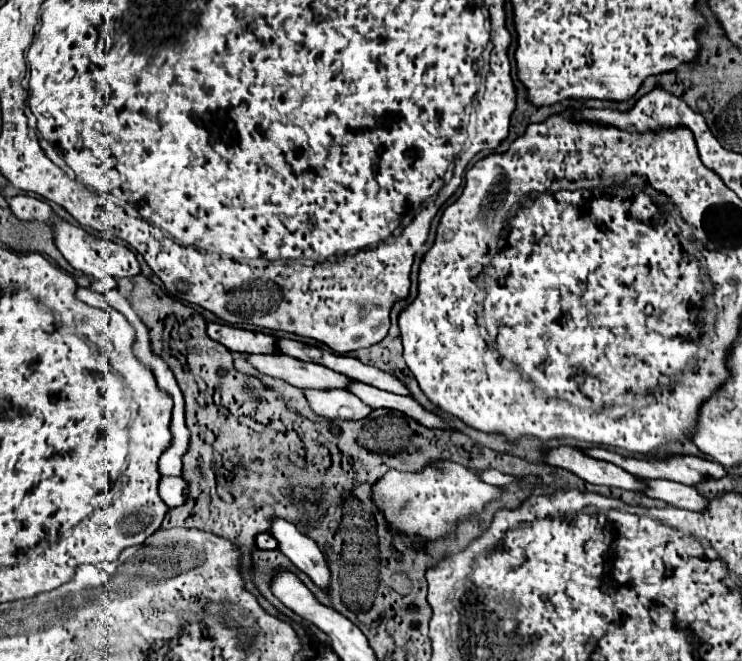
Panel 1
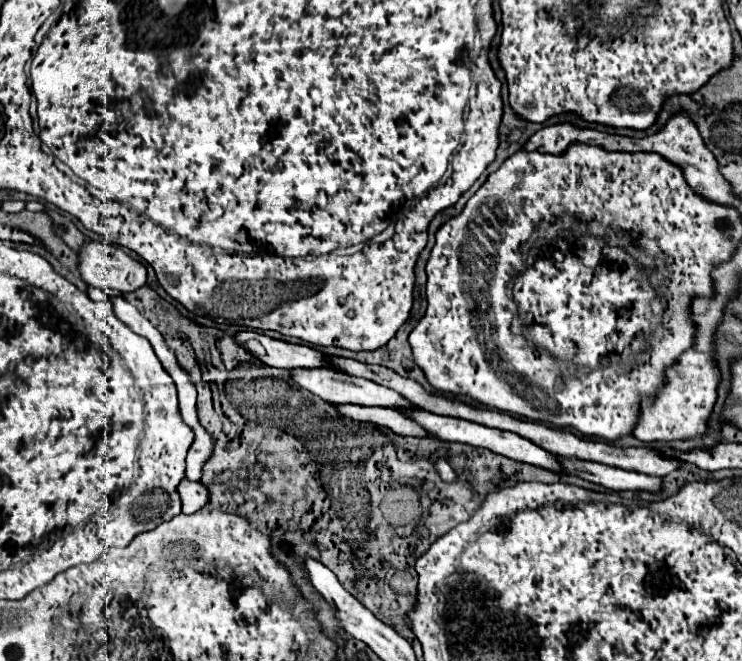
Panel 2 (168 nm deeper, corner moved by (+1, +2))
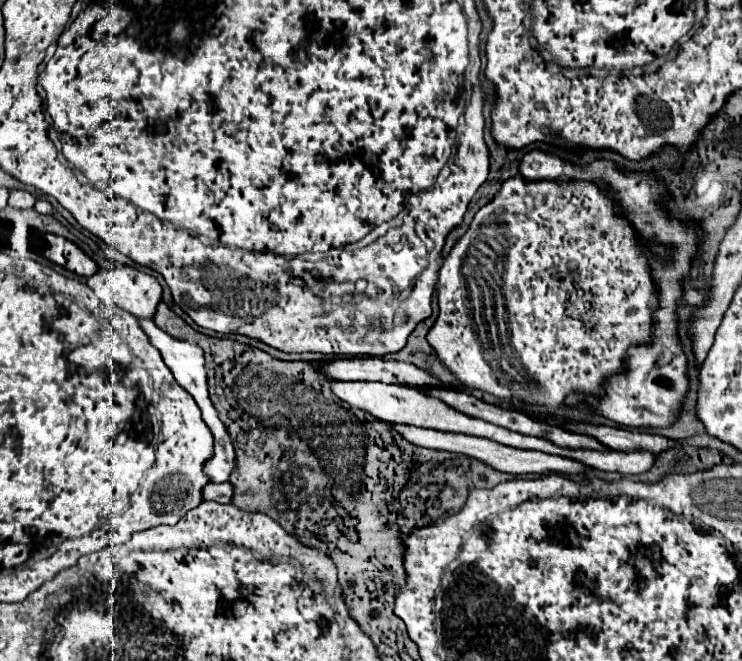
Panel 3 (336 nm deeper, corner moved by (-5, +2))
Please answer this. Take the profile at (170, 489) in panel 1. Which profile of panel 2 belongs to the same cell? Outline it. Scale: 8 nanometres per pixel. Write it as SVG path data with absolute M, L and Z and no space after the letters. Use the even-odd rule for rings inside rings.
M182 479L178 485L180 501L182 501L182 513L196 513L206 503L206 487L198 481Z

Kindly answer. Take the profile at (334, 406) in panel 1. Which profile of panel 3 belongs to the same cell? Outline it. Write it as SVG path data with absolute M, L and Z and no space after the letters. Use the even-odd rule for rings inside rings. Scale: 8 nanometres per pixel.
M392 425L406 441L418 445L418 447L428 447L428 449L440 449L440 451L452 451L452 453L462 453L468 457L474 457L496 471L510 473L510 475L528 475L528 473L580 473L584 471L582 463L576 463L574 459L562 459L558 455L548 455L540 451L524 451L524 449L514 449L514 447L504 447L500 443L492 443L490 439L476 439L476 437L466 437L466 435L448 435L440 431L428 431L422 427L400 427Z

